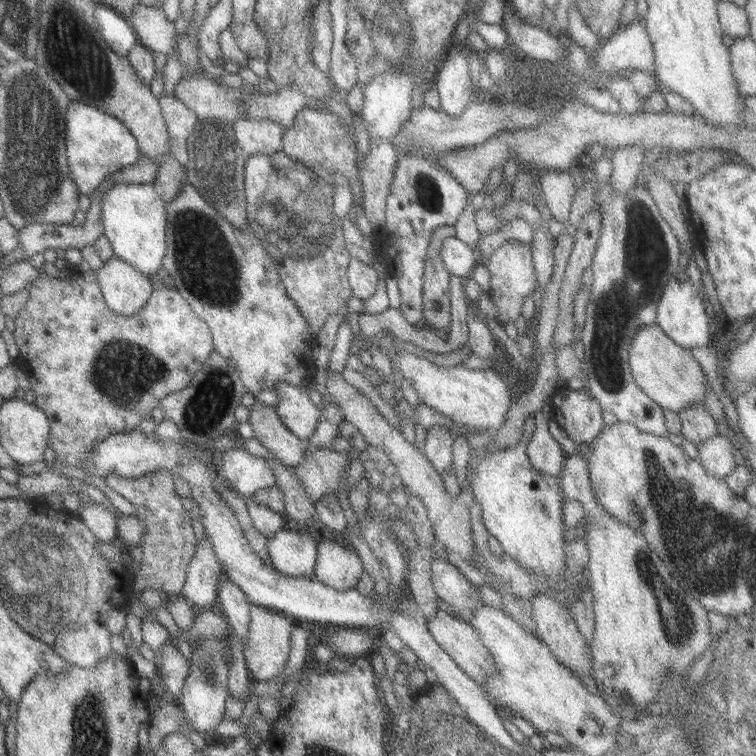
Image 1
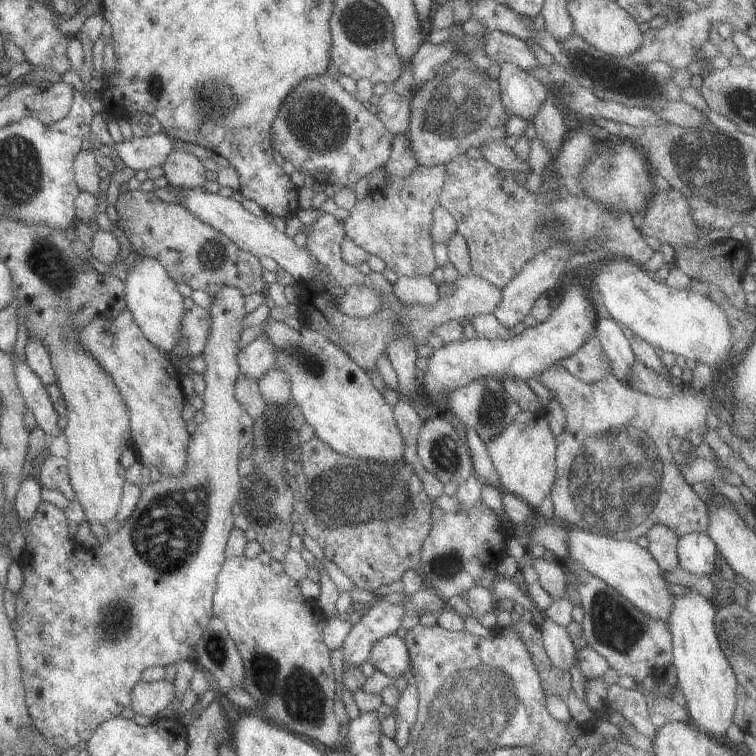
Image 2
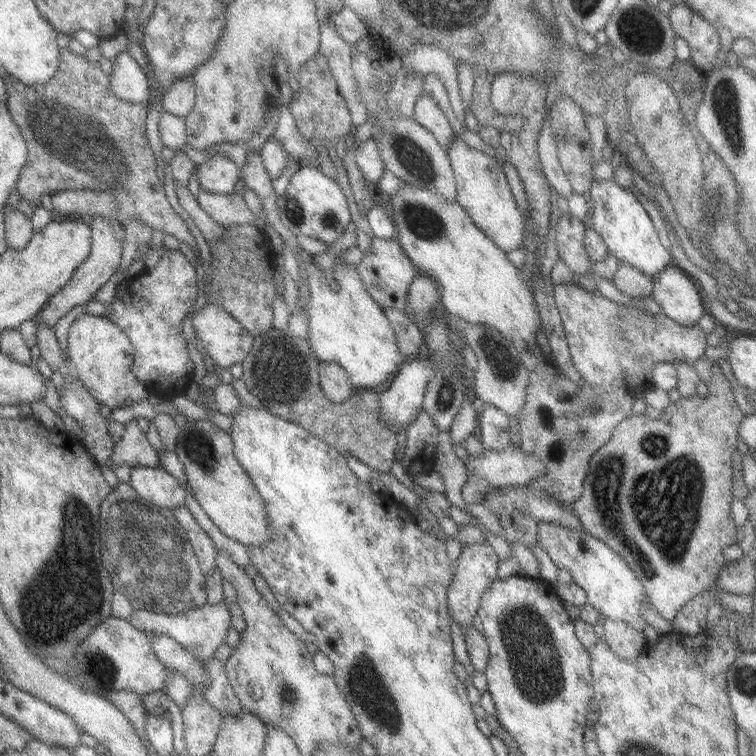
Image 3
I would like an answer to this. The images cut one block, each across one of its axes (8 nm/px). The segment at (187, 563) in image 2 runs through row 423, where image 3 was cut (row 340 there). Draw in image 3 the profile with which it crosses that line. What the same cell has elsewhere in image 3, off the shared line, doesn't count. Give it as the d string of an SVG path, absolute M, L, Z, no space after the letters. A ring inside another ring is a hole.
M205 304L191 318L193 332L203 344L203 354L211 358L219 370L241 364L253 346L253 338L241 330L241 324L215 304Z

